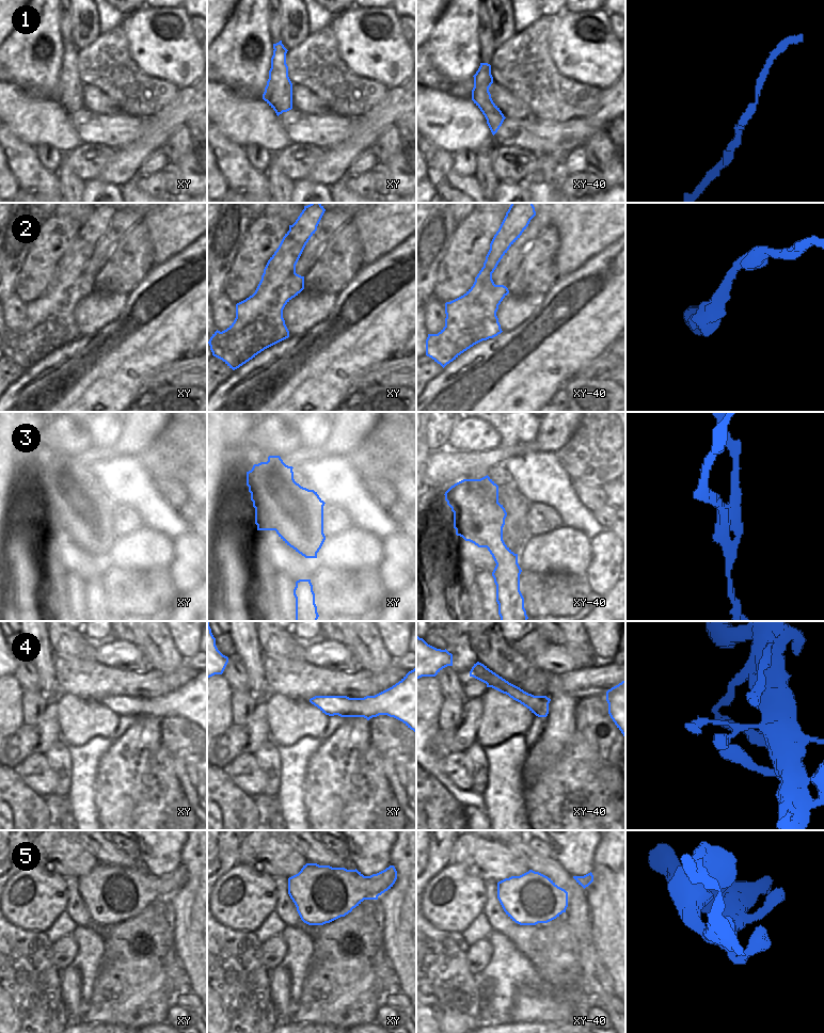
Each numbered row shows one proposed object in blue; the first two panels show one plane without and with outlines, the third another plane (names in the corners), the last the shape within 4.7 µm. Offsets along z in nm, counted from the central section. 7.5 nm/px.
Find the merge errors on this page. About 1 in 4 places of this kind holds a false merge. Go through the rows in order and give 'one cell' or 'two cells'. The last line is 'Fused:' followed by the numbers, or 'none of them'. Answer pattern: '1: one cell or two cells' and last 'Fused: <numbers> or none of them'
1: one cell
2: one cell
3: two cells
4: one cell
5: one cell
Fused: 3

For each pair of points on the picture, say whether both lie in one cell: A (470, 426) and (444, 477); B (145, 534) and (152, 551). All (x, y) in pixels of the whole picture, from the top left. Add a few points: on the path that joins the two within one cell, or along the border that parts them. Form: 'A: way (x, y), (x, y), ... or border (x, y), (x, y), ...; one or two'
A: border (447, 444), (461, 450), (482, 451); two
B: way (145, 538), (147, 546); one

